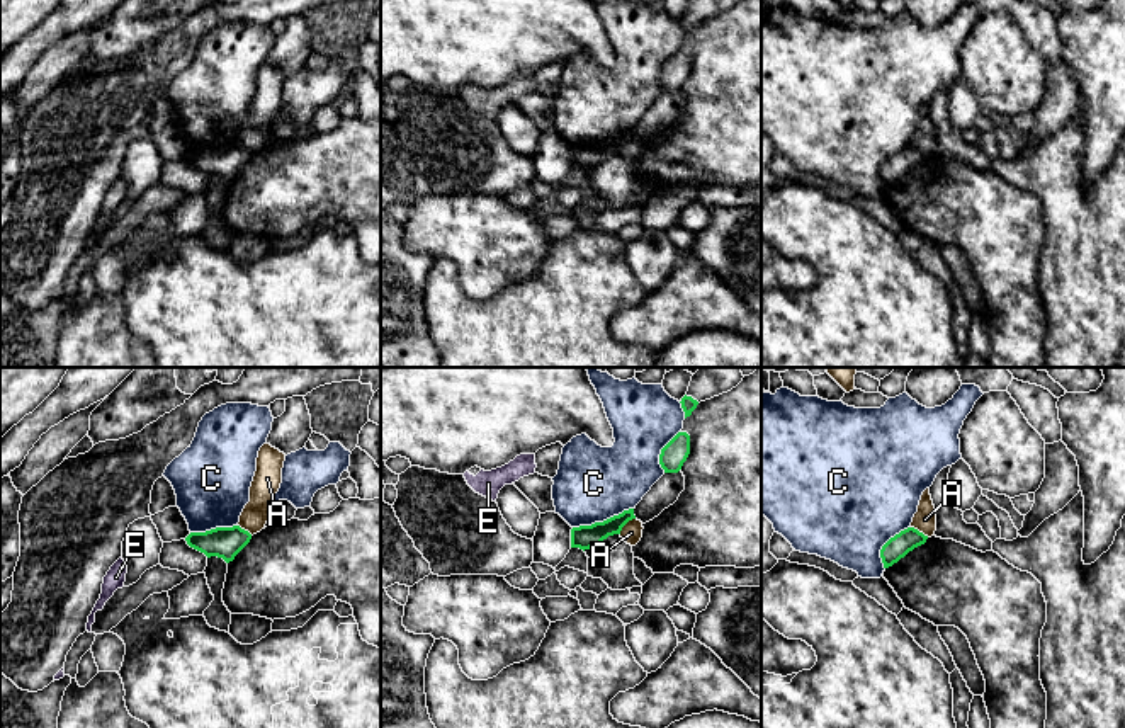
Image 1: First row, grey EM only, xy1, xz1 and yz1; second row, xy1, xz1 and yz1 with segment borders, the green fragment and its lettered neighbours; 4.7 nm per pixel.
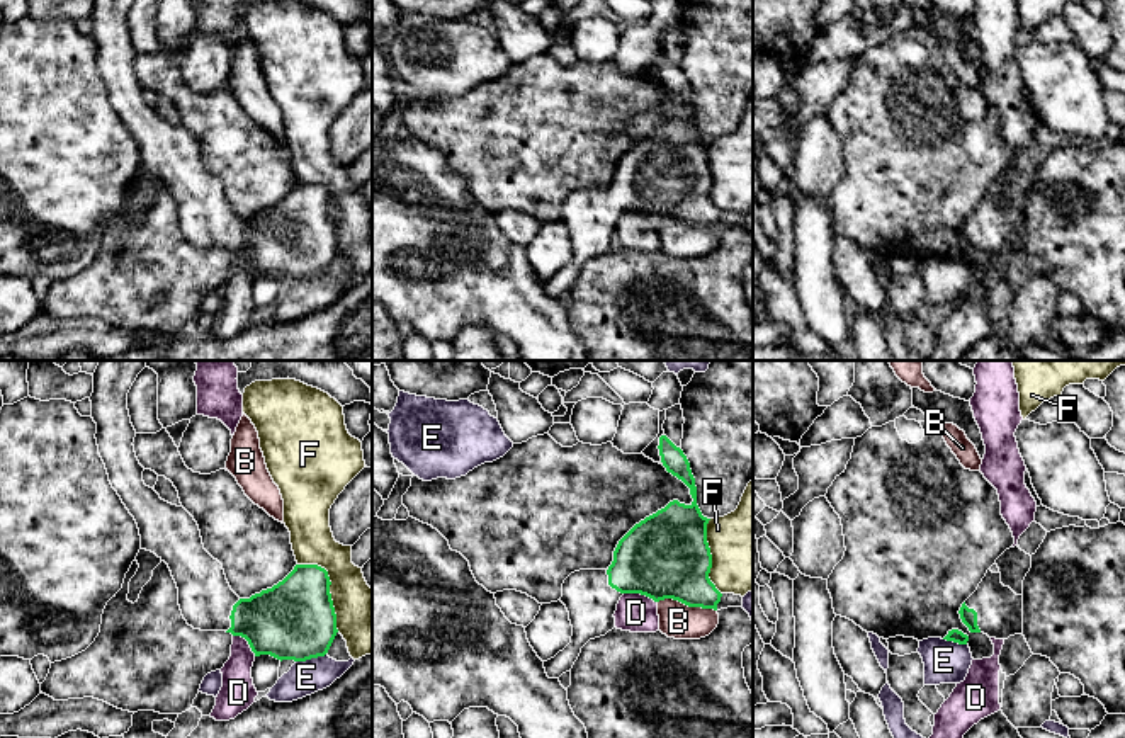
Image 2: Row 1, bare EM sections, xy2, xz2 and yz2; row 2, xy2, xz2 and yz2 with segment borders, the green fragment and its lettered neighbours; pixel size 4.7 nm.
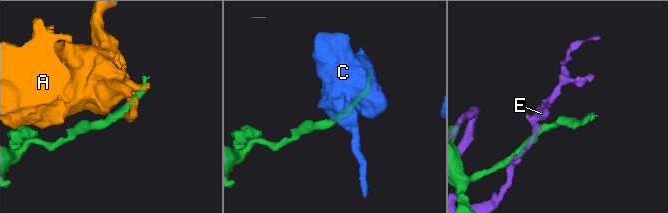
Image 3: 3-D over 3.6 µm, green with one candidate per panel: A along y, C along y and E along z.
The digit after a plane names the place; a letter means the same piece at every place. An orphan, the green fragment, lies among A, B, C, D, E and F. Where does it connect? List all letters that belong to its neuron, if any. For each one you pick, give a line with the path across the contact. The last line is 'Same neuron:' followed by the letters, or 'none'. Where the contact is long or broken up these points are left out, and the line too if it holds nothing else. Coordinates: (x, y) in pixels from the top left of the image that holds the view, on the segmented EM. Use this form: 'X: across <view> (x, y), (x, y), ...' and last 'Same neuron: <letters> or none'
Same neuron: none

